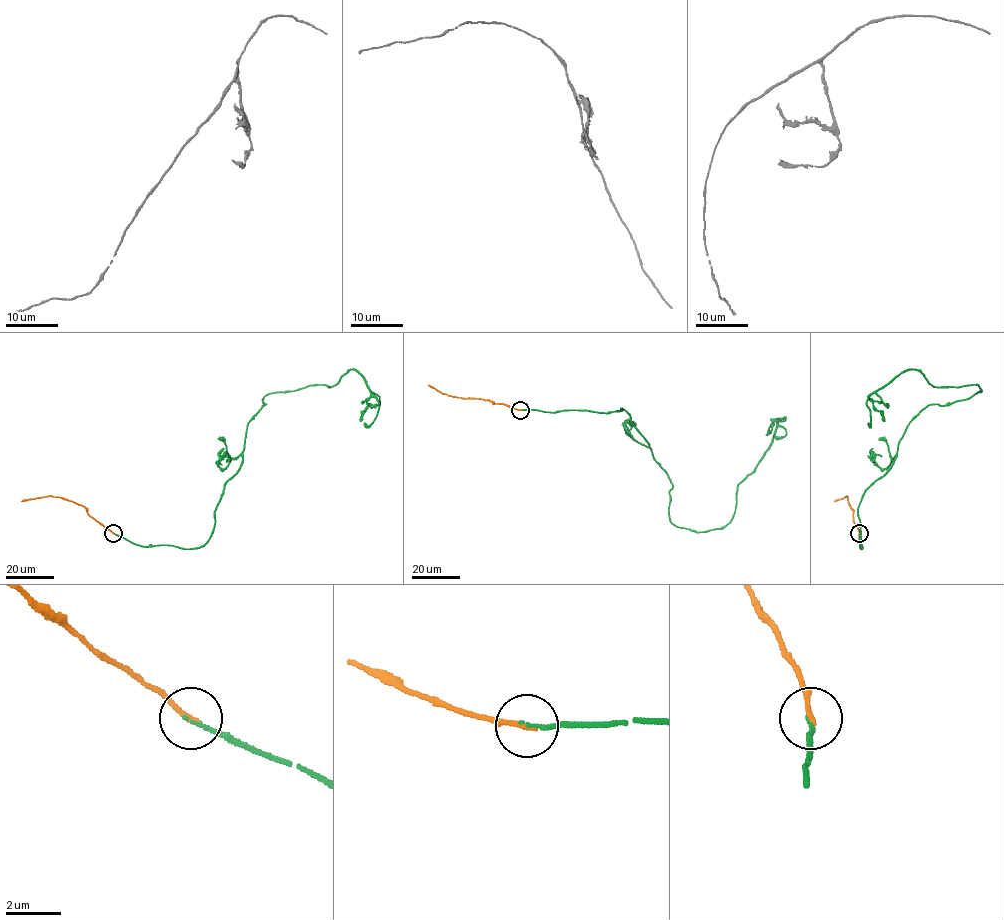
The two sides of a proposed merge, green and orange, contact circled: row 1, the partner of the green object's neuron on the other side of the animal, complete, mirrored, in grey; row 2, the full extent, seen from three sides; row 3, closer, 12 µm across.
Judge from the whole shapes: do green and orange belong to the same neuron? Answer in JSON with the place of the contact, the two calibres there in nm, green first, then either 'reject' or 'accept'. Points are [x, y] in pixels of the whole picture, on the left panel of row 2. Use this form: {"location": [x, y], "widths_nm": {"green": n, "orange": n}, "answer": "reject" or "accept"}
{"location": [113, 533], "widths_nm": {"green": 130, "orange": 190}, "answer": "accept"}

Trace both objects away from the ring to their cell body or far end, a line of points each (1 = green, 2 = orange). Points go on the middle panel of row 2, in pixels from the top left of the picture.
1: (520, 409), (622, 408), (672, 484), (669, 520), (696, 532), (729, 522), (737, 485), (785, 417), (770, 419)
2: (520, 409), (487, 400), (453, 397), (428, 385)

